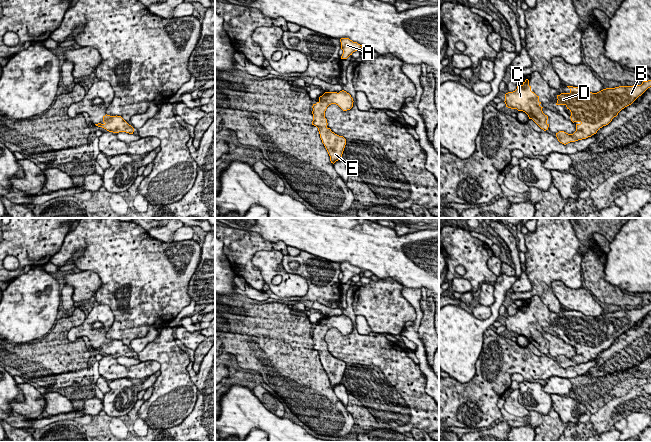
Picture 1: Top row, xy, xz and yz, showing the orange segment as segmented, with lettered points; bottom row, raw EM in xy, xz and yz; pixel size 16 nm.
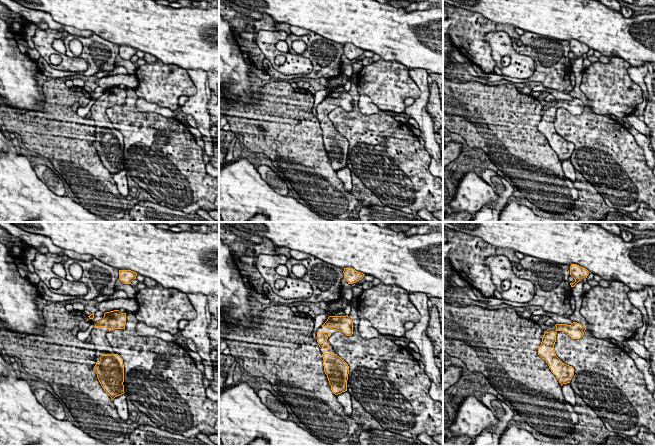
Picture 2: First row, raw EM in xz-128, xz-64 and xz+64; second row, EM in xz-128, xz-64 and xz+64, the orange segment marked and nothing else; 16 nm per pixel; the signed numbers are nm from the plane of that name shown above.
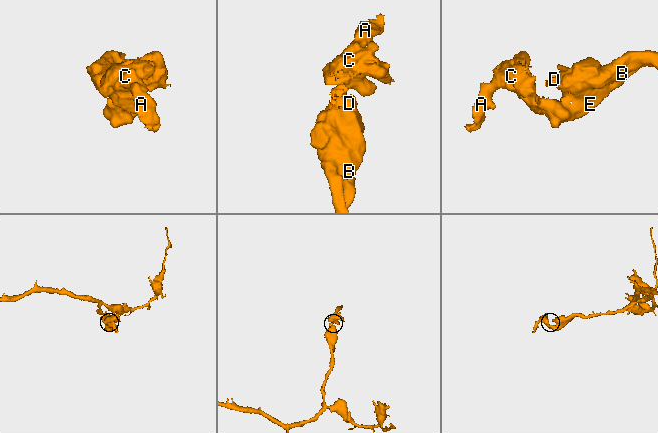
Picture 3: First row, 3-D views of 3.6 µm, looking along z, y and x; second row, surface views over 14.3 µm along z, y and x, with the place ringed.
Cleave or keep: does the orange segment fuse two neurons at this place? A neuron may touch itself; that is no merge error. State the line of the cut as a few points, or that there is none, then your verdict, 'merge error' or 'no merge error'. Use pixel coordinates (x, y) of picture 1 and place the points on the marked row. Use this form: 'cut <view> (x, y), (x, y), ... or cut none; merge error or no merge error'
cut none; no merge error

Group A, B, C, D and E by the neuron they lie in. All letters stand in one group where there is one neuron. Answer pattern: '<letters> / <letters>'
A B C D E

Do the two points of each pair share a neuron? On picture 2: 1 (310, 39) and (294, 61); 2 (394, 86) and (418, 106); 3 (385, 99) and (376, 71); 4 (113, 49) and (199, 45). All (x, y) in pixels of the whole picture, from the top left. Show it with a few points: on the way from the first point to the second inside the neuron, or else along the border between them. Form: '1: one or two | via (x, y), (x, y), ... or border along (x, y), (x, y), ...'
1: two | border along (311, 60), (310, 72), (289, 74)
2: two | border along (409, 75), (420, 91), (420, 95), (416, 99)
3: one | via (385, 92), (385, 83), (381, 78)
4: two | border along (97, 35), (119, 45)

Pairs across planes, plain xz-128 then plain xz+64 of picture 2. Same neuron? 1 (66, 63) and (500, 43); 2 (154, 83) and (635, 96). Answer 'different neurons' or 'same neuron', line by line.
1: same neuron
2: same neuron

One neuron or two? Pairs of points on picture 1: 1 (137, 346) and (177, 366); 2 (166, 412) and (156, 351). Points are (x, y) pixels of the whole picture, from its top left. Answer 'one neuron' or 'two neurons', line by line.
1: two neurons
2: one neuron

